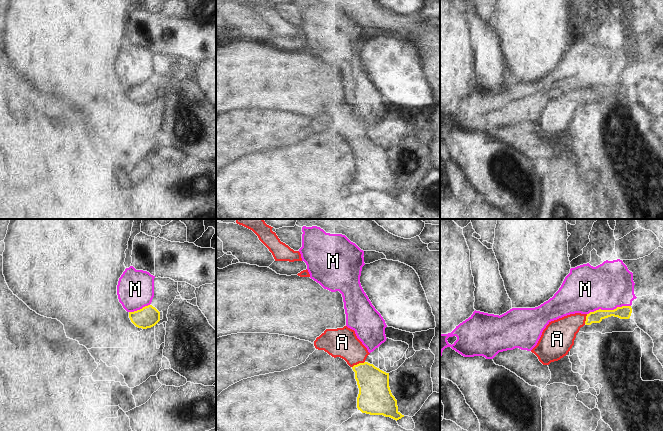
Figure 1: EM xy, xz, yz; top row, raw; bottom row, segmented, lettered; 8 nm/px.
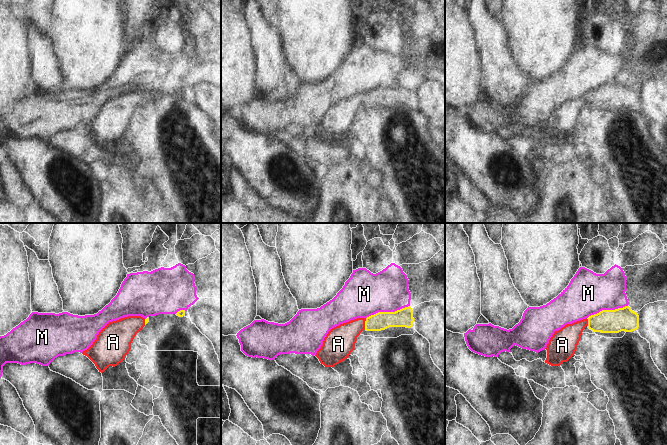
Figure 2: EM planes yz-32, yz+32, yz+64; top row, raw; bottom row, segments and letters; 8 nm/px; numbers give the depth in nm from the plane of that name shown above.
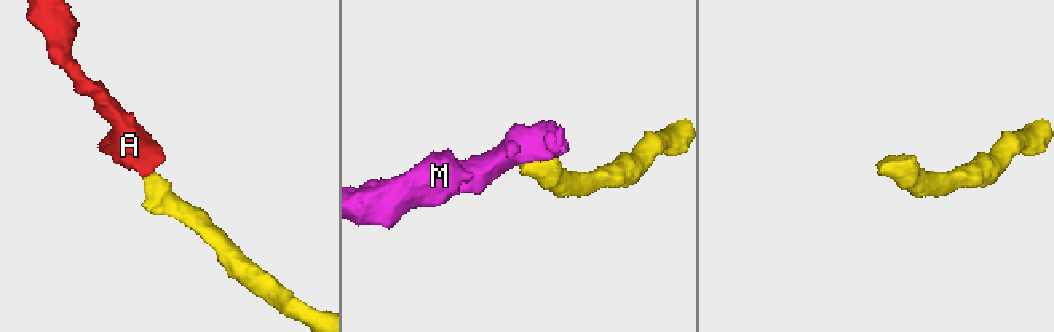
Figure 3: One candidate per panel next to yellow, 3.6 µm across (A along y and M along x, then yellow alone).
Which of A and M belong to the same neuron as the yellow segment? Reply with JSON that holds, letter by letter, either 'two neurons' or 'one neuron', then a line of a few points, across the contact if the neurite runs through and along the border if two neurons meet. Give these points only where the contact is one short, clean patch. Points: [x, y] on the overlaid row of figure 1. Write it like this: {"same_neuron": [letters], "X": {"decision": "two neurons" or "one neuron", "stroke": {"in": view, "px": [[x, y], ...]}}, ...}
{"same_neuron": ["A"], "A": {"decision": "one neuron", "stroke": {"in": "xz", "px": [[373, 383], [358, 364], [355, 355], [342, 342]]}}, "M": {"decision": "two neurons", "stroke": {"in": "yz", "px": [[630, 305], [617, 306], [613, 309], [596, 309], [587, 314]]}}}

